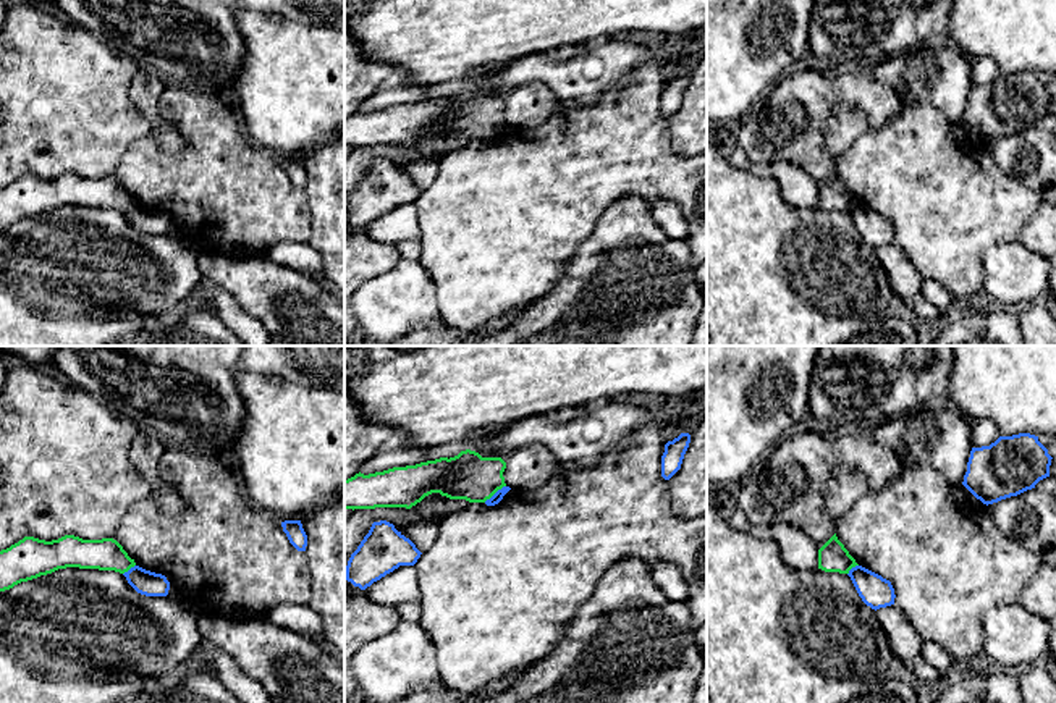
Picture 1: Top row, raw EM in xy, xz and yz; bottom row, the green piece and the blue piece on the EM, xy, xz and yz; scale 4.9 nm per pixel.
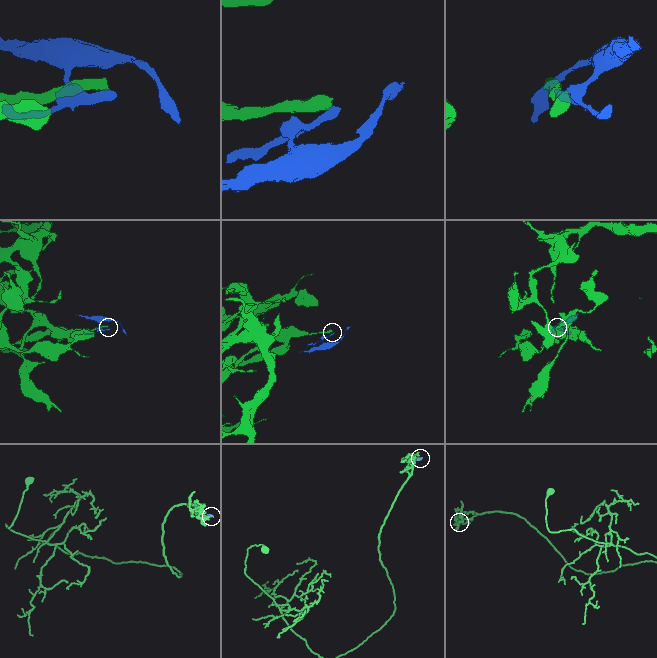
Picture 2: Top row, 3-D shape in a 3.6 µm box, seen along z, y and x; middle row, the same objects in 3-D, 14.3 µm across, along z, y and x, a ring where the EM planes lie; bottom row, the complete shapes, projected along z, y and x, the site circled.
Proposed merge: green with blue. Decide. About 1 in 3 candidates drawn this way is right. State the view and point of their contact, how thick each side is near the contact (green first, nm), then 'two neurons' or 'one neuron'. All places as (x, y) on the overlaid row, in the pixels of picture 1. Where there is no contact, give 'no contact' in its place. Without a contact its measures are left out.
contact xz (494, 493); calibres 240 and 50 nm; two neurons

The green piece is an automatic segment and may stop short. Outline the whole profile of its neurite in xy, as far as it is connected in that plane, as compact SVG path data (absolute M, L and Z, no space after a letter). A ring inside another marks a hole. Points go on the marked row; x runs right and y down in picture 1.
M65 535L58 540L45 541L24 537L0 551L0 591L66 567L125 574L134 566L134 559L113 538L82 540L74 535Z

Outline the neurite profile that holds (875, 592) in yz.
M855 566L847 574L862 598L862 601L872 609L880 609L894 604L894 588L889 580L881 575Z

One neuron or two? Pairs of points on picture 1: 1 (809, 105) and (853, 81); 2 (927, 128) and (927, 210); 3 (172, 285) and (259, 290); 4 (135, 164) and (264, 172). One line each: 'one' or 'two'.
1: one
2: one
3: two
4: one

